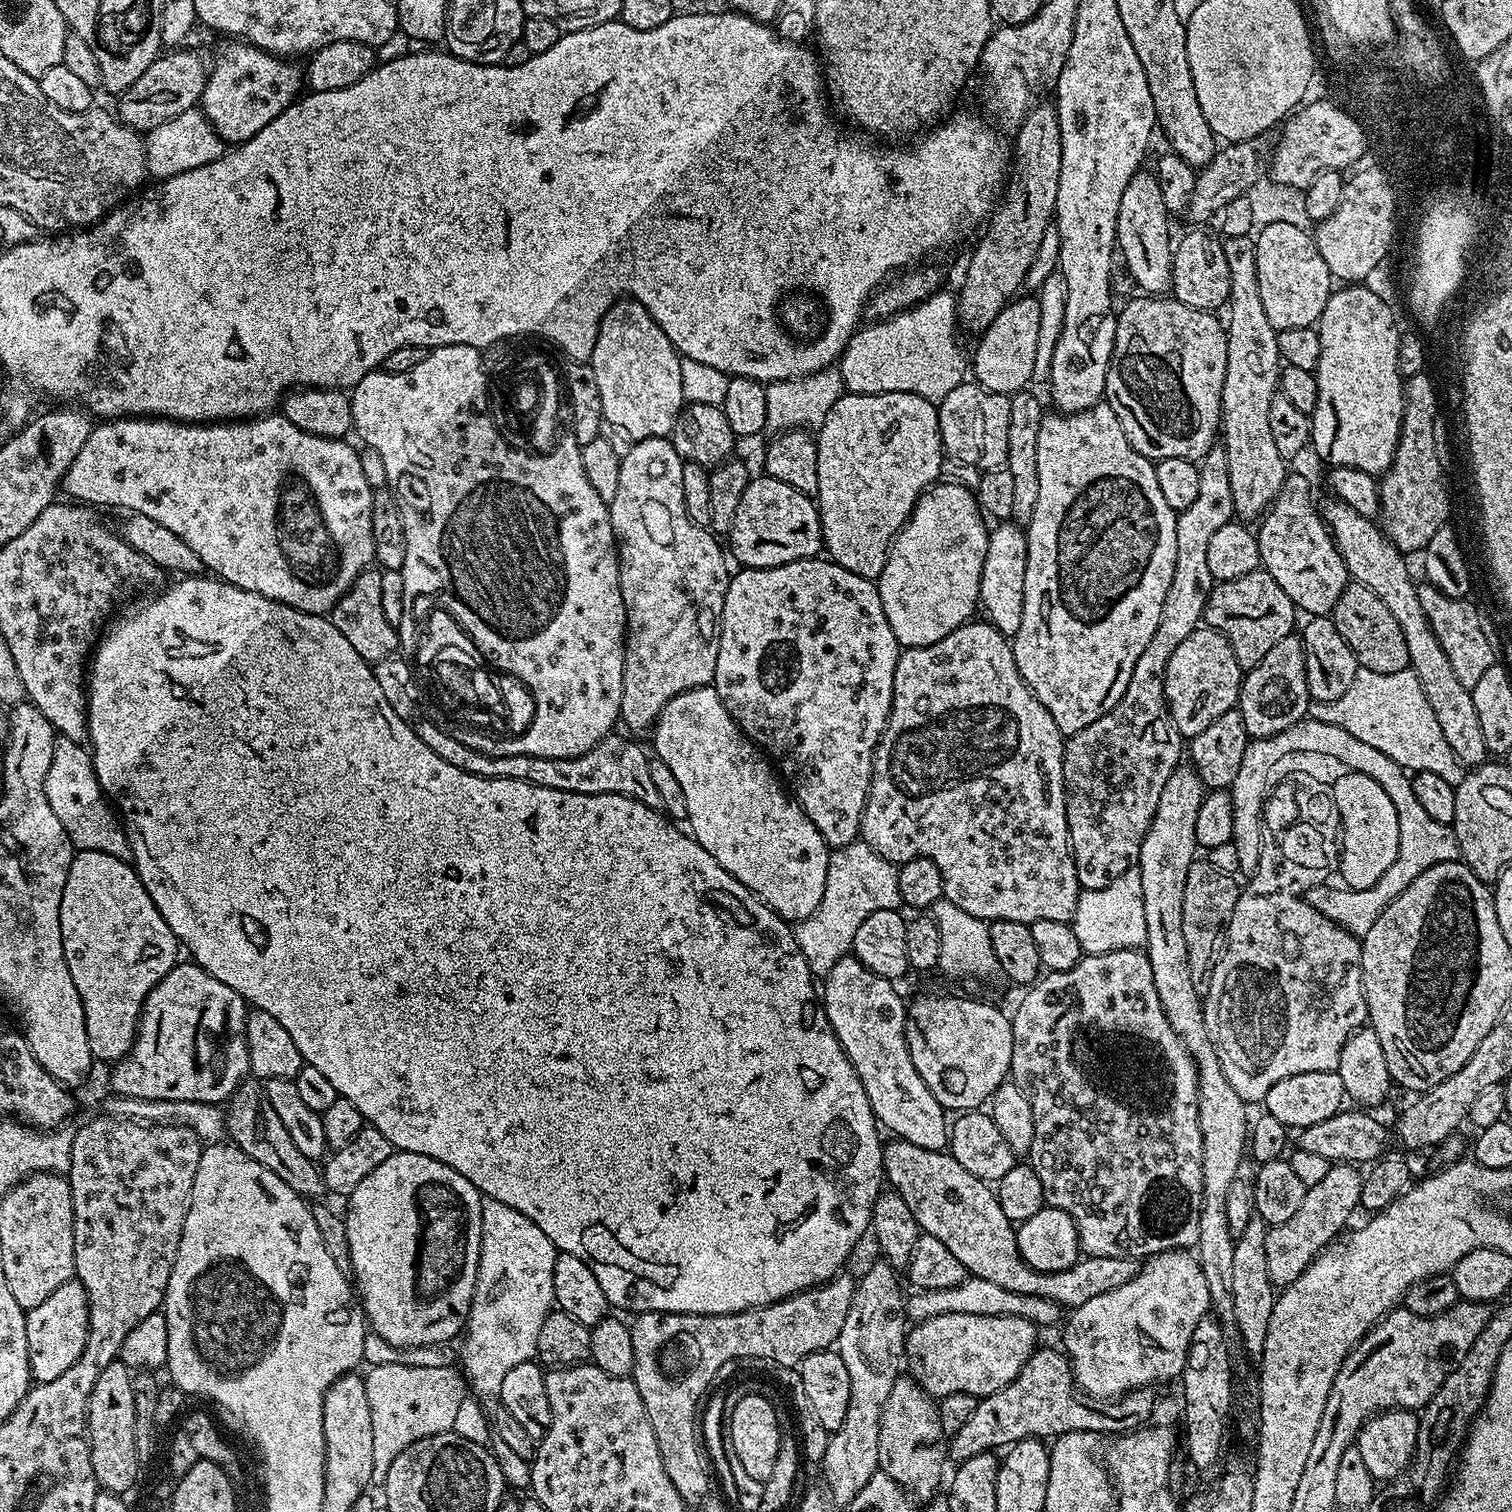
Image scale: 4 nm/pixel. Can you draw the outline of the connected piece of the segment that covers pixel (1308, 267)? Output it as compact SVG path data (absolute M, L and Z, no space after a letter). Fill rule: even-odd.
M1274 222L1259 229L1260 236L1255 237L1258 262L1258 294L1262 294L1262 307L1266 309L1266 318L1277 332L1295 328L1311 328L1326 310L1326 302L1334 291L1334 278L1318 250L1313 233L1304 231L1287 222Z

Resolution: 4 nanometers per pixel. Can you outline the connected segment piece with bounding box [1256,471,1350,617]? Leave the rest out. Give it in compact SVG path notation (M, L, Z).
M1289 471L1284 477L1282 490L1259 521L1256 541L1263 571L1268 572L1270 578L1274 578L1278 586L1282 586L1282 590L1286 590L1286 594L1301 613L1308 612L1309 617L1314 617L1331 613L1342 590L1350 582L1350 577L1346 570L1346 562L1342 562L1342 554L1338 554L1336 542L1318 511L1318 504L1316 508L1315 502L1312 501L1311 492L1312 484L1302 473Z

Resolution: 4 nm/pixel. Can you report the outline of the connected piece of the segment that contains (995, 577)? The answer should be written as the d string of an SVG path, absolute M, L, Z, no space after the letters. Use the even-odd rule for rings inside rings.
M1000 522L995 527L988 533L986 562L982 564L979 607L988 615L985 616L987 623L1005 634L1015 634L1022 622L1028 537L1025 529L1015 522Z

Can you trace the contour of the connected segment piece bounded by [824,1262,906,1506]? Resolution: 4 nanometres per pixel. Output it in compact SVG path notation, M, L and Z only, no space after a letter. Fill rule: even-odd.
M879 1262L864 1277L856 1280L856 1289L850 1302L850 1310L846 1310L846 1322L842 1322L842 1330L835 1347L842 1362L846 1362L846 1371L850 1374L850 1406L846 1406L846 1419L838 1431L831 1433L828 1445L824 1448L824 1480L828 1483L827 1495L846 1506L870 1482L870 1478L880 1467L878 1462L878 1430L882 1410L886 1406L886 1398L890 1398L890 1390L898 1378L896 1363L901 1363L906 1352L906 1292L900 1289L897 1269L887 1263Z

